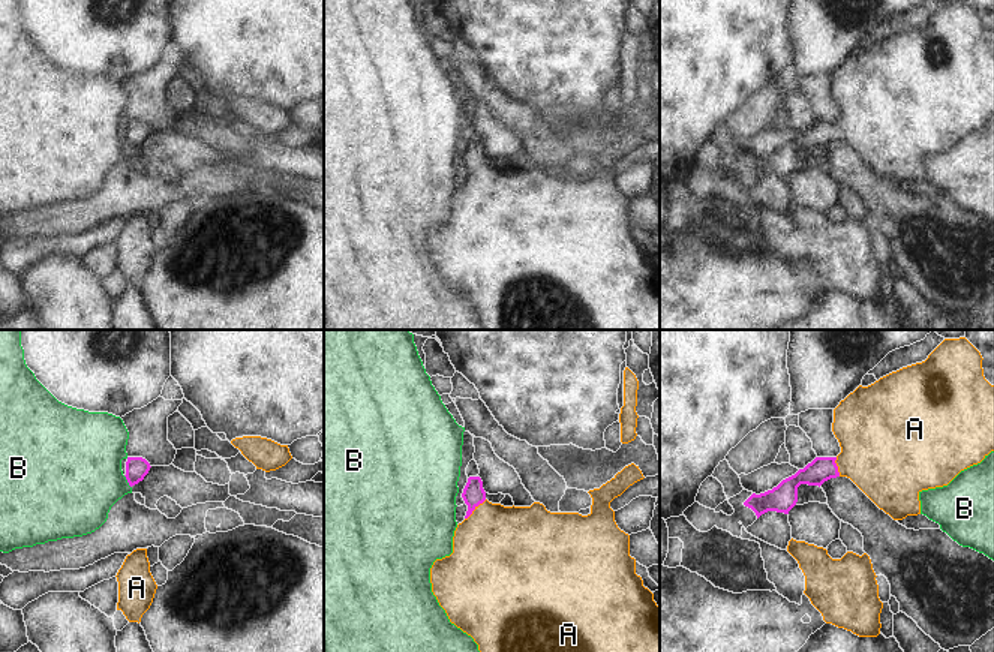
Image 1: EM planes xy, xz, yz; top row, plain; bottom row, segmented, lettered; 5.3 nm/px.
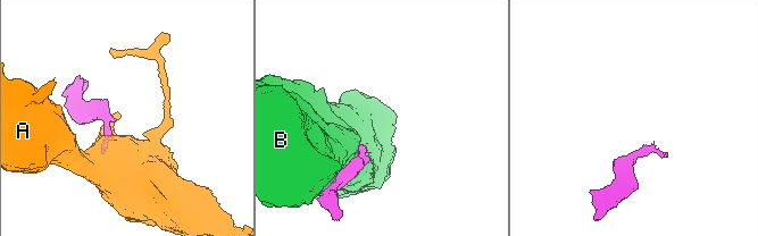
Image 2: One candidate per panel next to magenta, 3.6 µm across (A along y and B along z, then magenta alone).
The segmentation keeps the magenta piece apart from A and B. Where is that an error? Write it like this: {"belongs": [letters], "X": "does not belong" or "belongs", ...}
{"belongs": ["A"], "A": "belongs", "B": "does not belong"}

